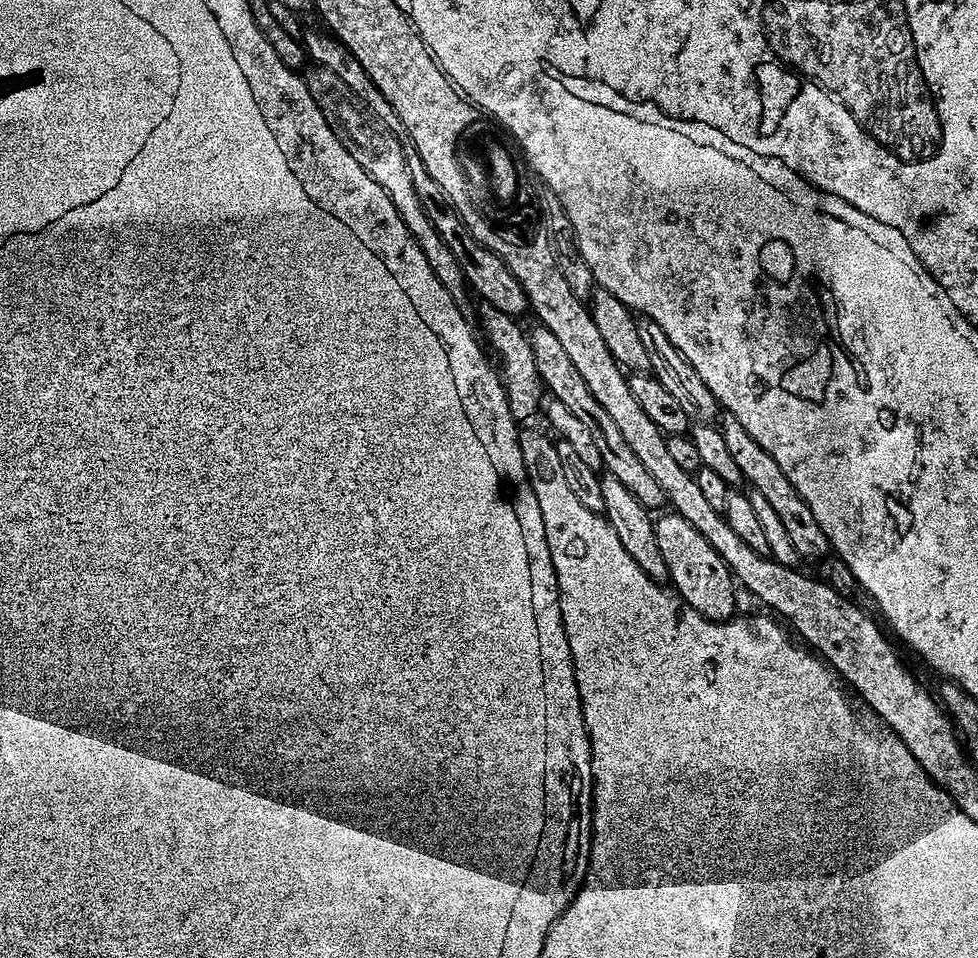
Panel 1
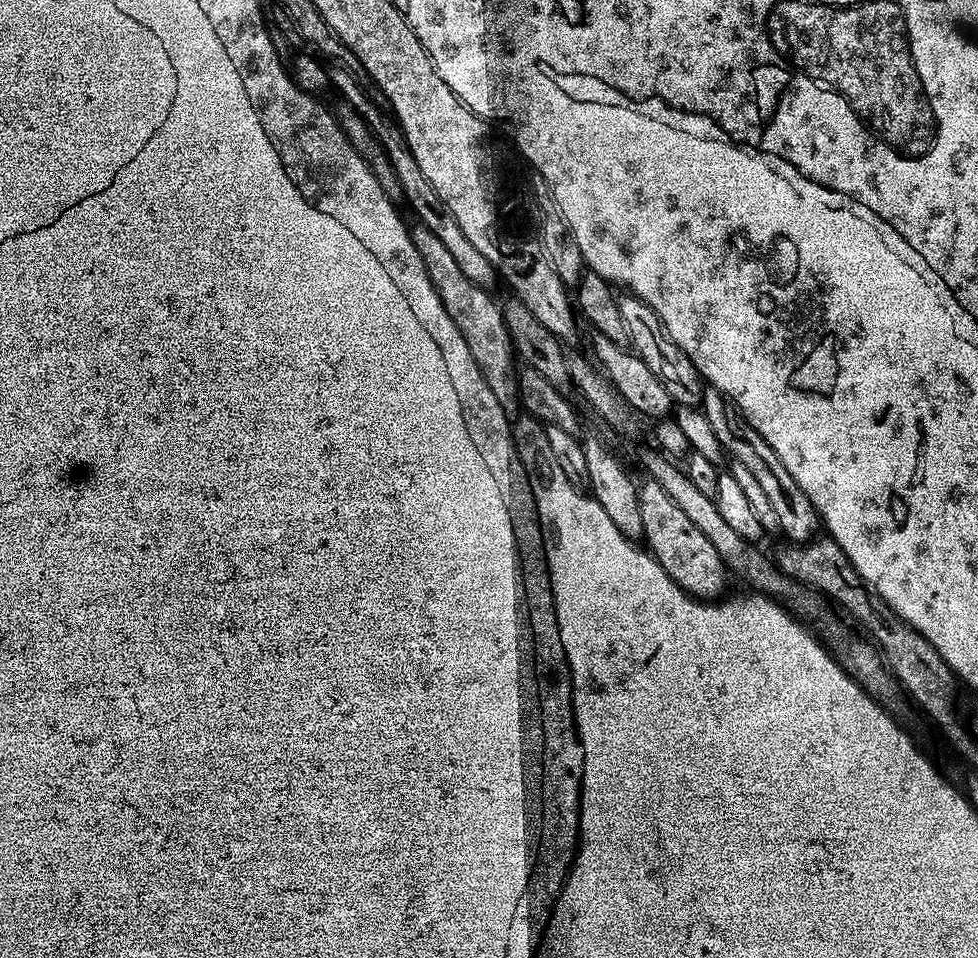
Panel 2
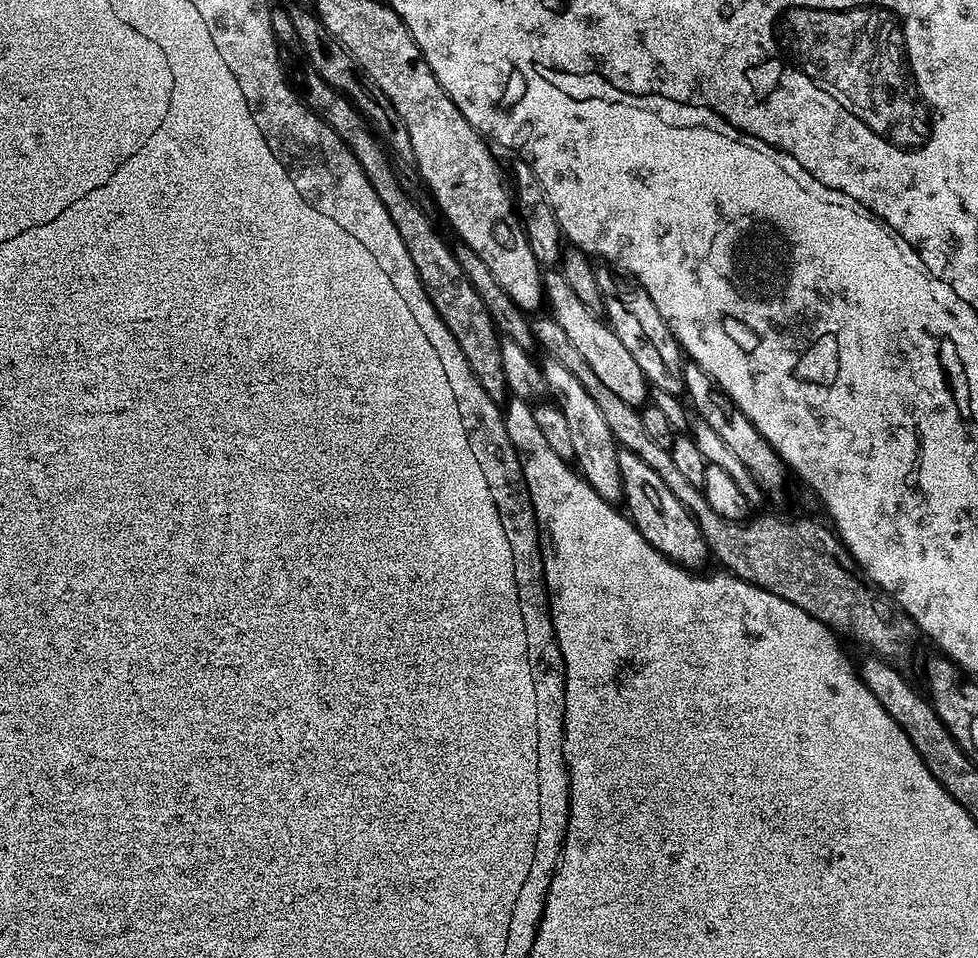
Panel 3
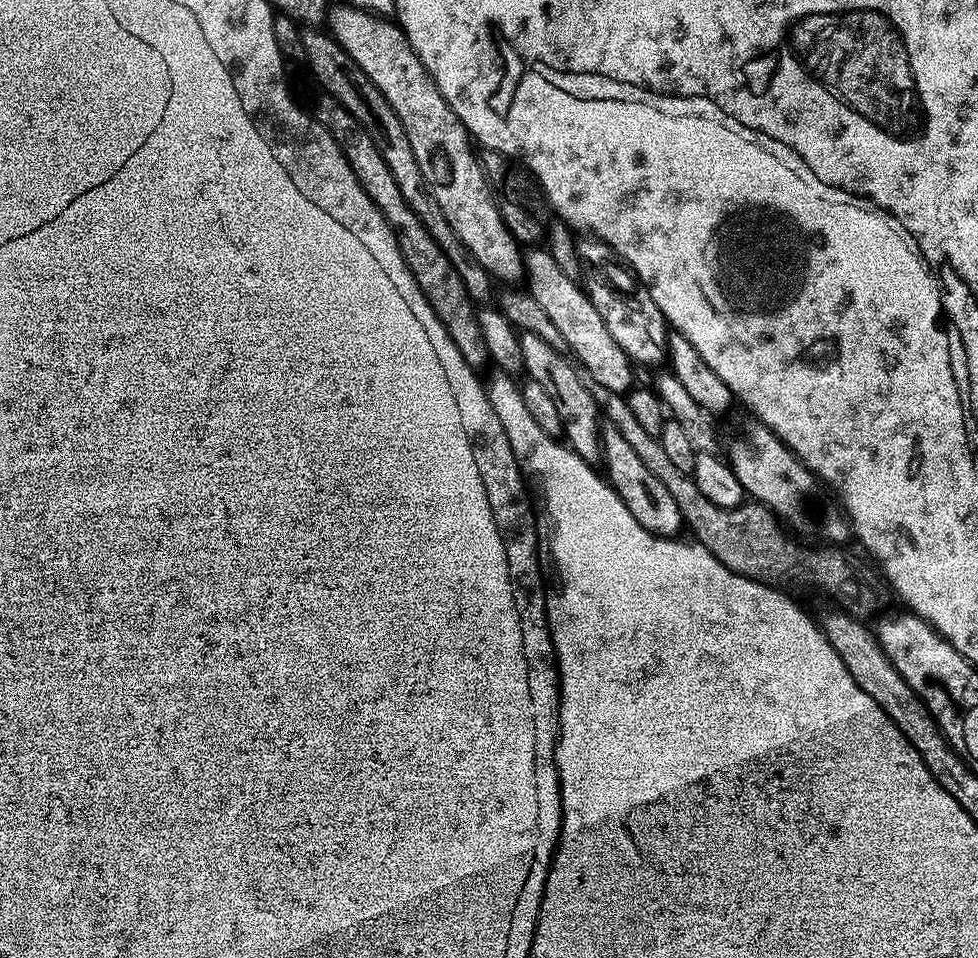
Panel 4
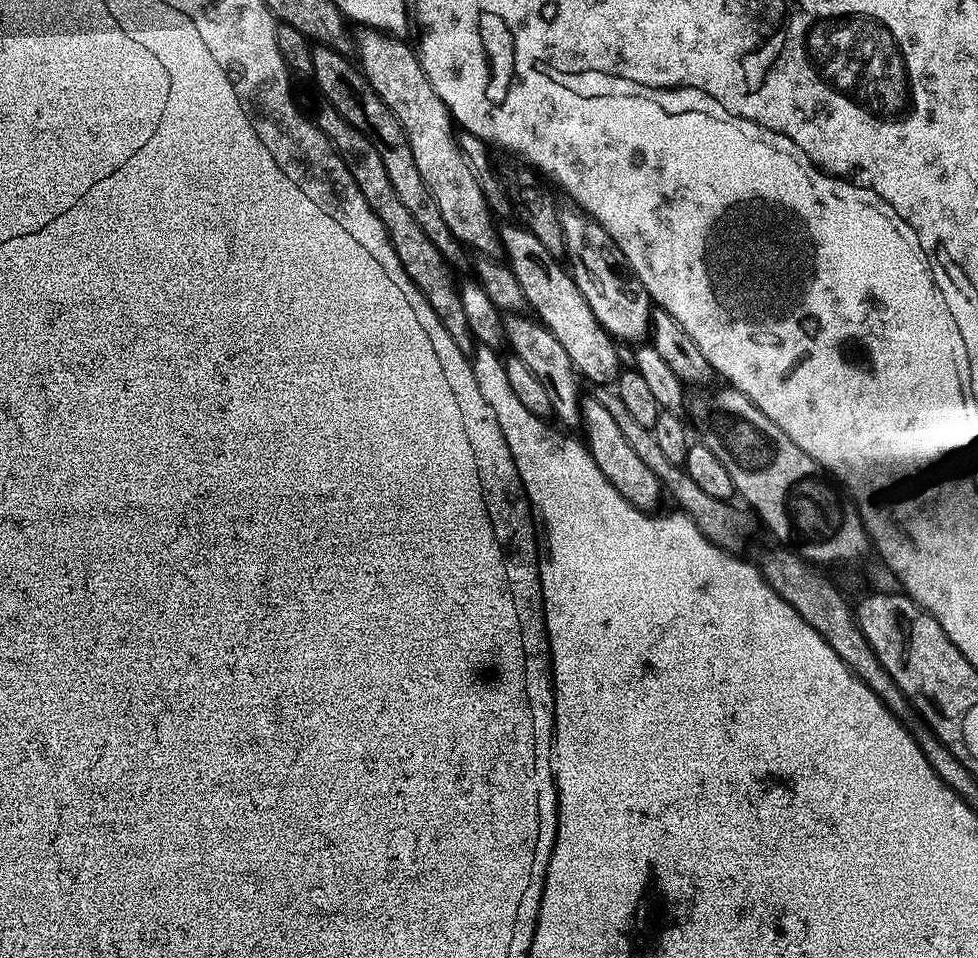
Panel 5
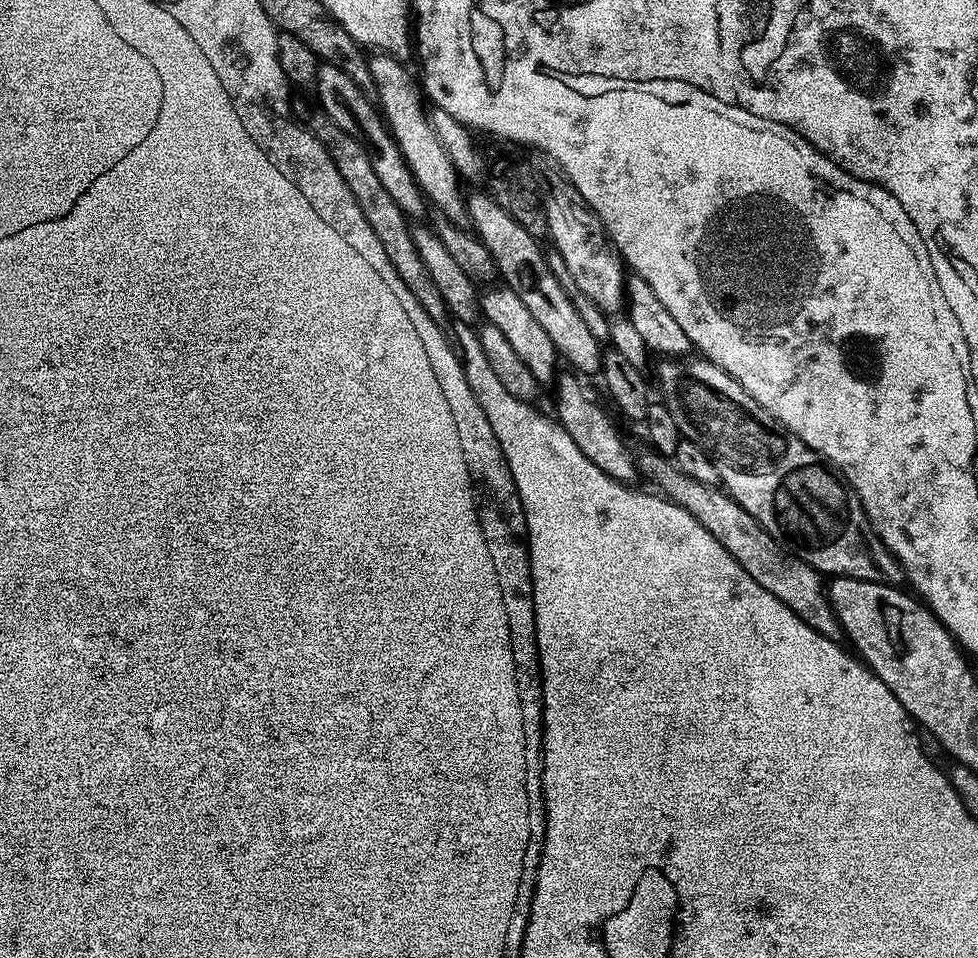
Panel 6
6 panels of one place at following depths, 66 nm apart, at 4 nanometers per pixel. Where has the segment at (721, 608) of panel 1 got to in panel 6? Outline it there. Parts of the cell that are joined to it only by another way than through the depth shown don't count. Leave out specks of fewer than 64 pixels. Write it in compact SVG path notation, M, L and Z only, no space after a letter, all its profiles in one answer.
M561 375L555 381L556 386L556 412L555 419L560 421L560 425L574 438L574 446L598 466L606 474L617 480L619 484L631 485L632 479L637 479L638 469L633 449L628 449L628 444L624 441L624 436L620 433L620 428L608 417L608 412L596 401L596 396L583 384L585 381L579 375Z

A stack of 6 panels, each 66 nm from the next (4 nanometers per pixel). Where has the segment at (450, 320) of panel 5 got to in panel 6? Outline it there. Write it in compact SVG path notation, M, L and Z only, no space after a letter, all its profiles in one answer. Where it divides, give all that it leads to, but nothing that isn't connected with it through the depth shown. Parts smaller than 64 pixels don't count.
M319 110L313 112L314 114L309 118L308 124L306 123L307 131L311 132L316 140L327 149L331 160L342 175L342 180L346 182L347 188L354 194L367 224L374 230L375 236L386 251L386 256L391 260L391 265L394 266L394 270L402 279L402 282L406 284L406 288L418 298L419 304L426 310L427 316L432 321L441 326L445 325L445 321L450 318L450 313L445 306L444 299L438 292L437 286L434 284L434 280L430 278L421 256L418 254L416 243L413 242L409 230L408 218L401 208L393 202L390 194L383 189L382 182L379 181L378 174L375 173L374 166L370 163L368 152L361 146L360 141L352 135L346 134L324 112Z

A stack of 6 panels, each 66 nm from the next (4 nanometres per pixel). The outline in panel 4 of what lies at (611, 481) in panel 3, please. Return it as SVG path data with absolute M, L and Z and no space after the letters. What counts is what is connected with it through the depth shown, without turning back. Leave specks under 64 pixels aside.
M523 332L519 337L525 373L529 379L536 380L553 399L554 406L561 415L565 441L585 461L597 463L603 455L600 440L602 416L593 396L582 385L577 367L570 360L568 362L563 353L554 350L548 342L533 332Z

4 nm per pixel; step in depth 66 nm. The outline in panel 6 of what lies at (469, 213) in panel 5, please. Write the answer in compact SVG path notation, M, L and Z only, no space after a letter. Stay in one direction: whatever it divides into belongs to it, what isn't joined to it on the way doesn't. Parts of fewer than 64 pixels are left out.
M376 54L369 59L368 65L376 83L375 99L382 109L382 115L392 131L393 138L396 139L396 144L402 150L414 178L420 184L420 189L431 203L433 200L440 207L437 209L443 215L450 217L456 225L463 225L466 220L466 196L465 193L460 193L462 181L456 173L454 162L450 162L450 154L442 150L442 142L432 126L426 108L424 112L425 101L422 99L417 81L416 84L412 81L411 74L404 69L405 65L395 56Z

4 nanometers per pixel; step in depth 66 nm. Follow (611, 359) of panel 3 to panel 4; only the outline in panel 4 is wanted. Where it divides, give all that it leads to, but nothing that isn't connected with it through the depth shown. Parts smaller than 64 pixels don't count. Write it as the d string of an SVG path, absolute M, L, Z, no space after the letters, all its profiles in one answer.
M532 246L524 252L524 276L528 280L527 292L534 298L534 302L538 302L538 306L542 306L543 312L548 315L550 322L554 322L554 327L560 331L562 338L566 338L568 352L572 356L576 355L575 363L580 368L590 370L590 375L600 385L606 386L606 390L627 393L634 384L634 362L628 357L626 350L622 350L622 346L614 342L610 330L606 330L606 322L602 322L602 314L594 310L583 287L570 274L562 274L558 262L554 262L544 246Z

